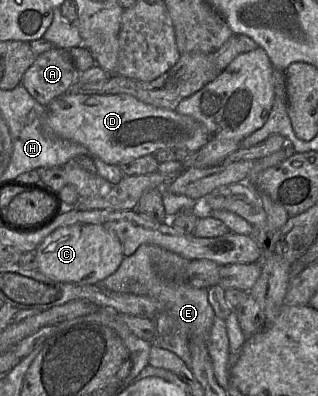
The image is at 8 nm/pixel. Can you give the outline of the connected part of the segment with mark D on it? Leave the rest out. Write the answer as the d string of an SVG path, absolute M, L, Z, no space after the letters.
M68 92L45 106L46 129L86 147L93 157L112 165L162 149L180 148L189 153L200 150L211 135L206 127L177 110L154 107L128 94L79 94Z

